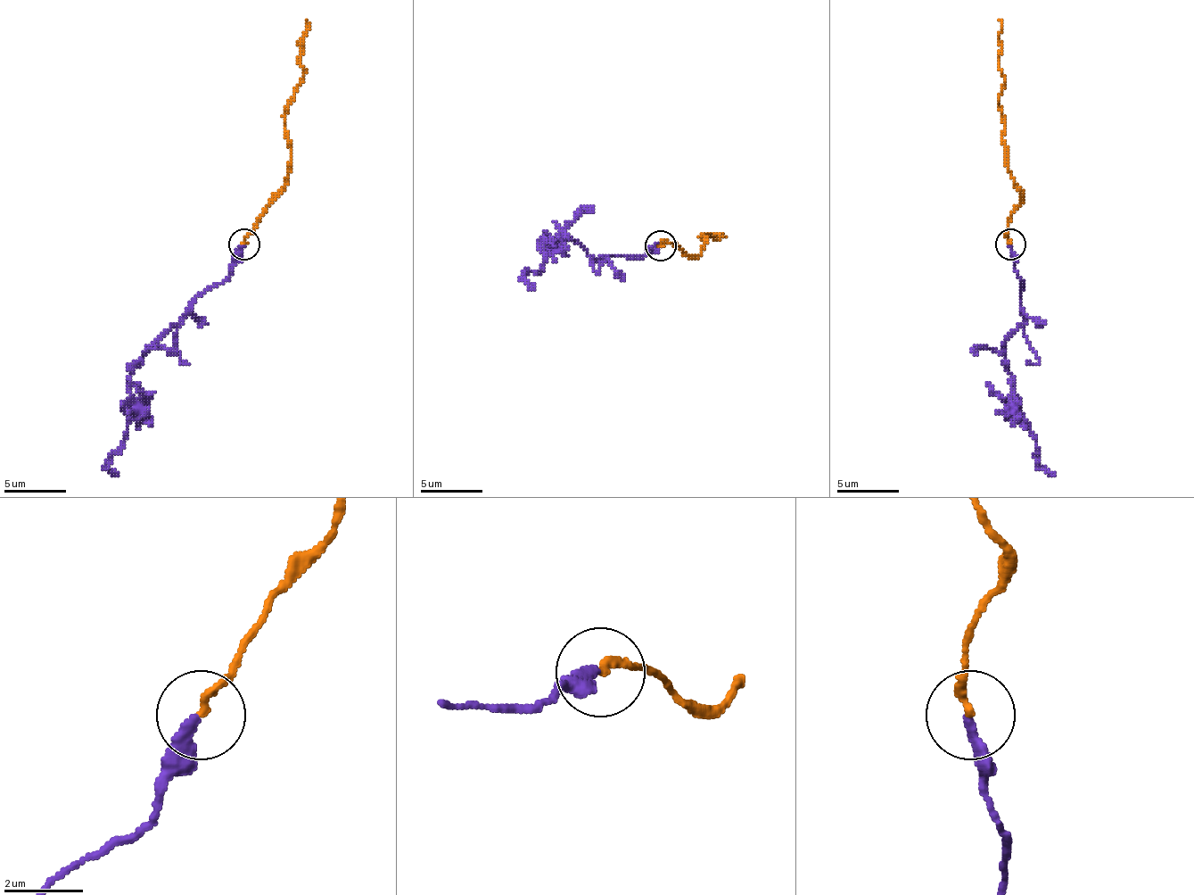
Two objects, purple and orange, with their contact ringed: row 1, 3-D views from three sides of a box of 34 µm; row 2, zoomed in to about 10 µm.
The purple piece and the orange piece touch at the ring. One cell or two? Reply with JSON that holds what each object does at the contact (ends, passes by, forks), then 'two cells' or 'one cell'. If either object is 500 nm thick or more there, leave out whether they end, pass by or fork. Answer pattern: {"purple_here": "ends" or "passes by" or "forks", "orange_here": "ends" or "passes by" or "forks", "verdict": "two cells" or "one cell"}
{"purple_here": "ends", "orange_here": "ends", "verdict": "two cells"}

